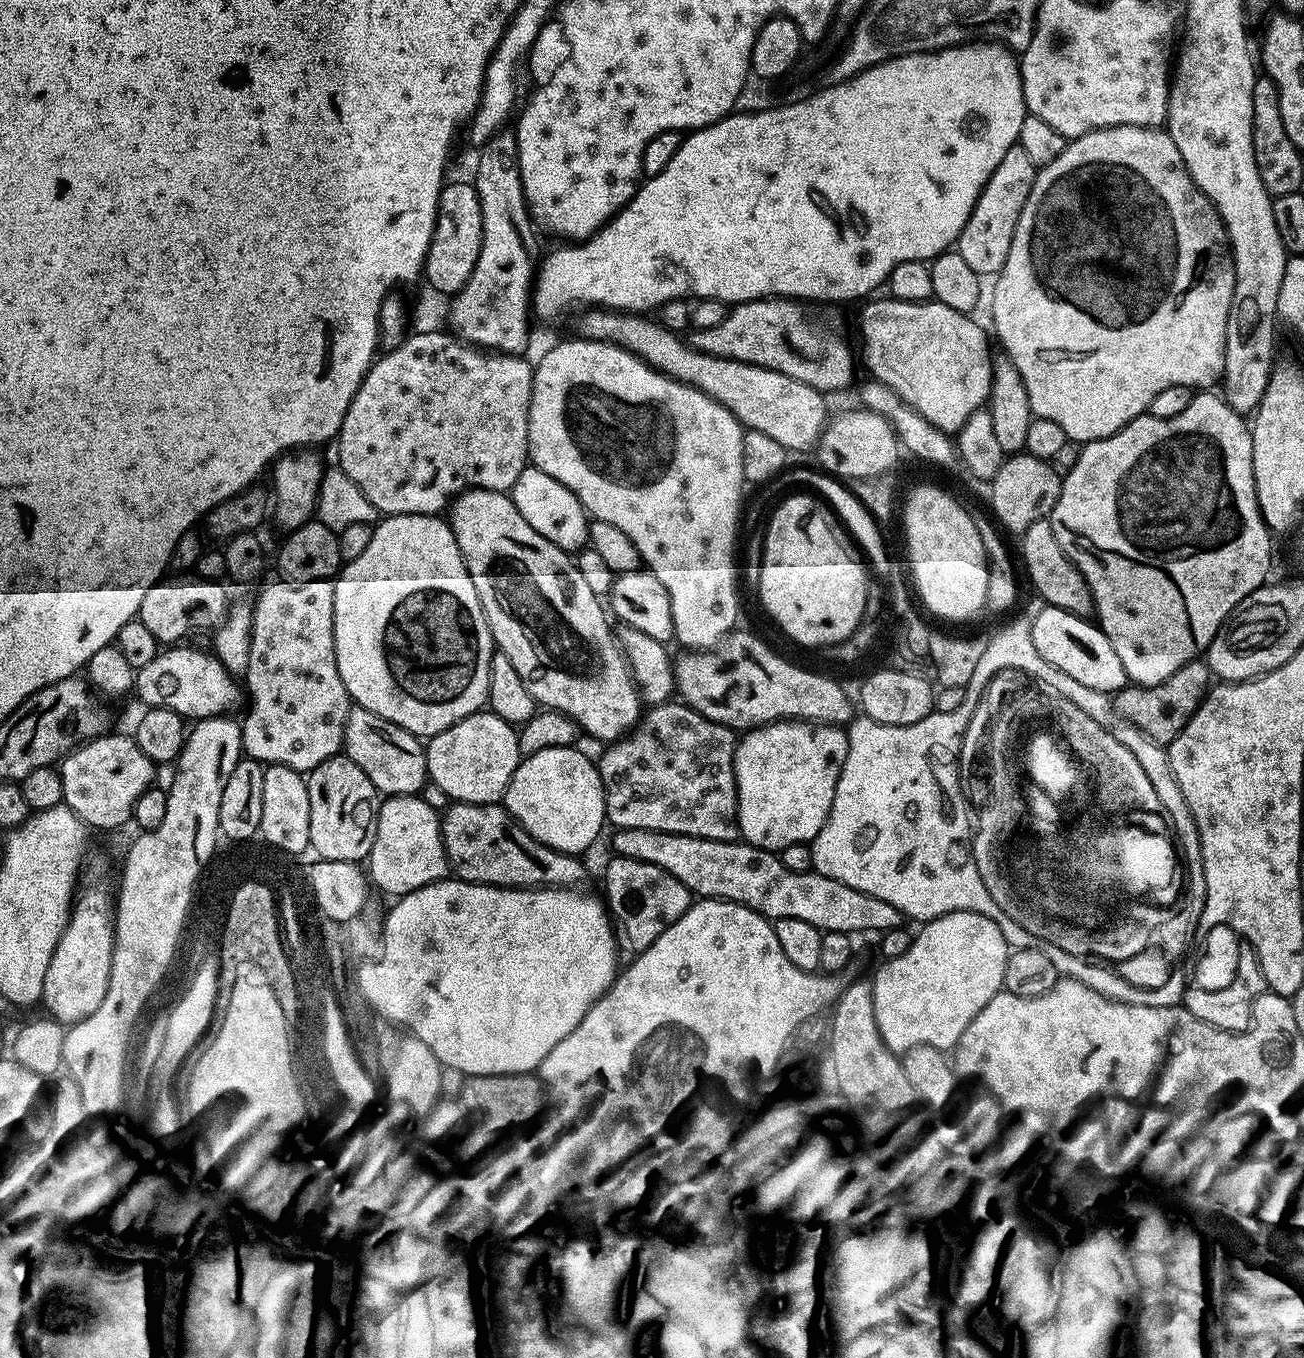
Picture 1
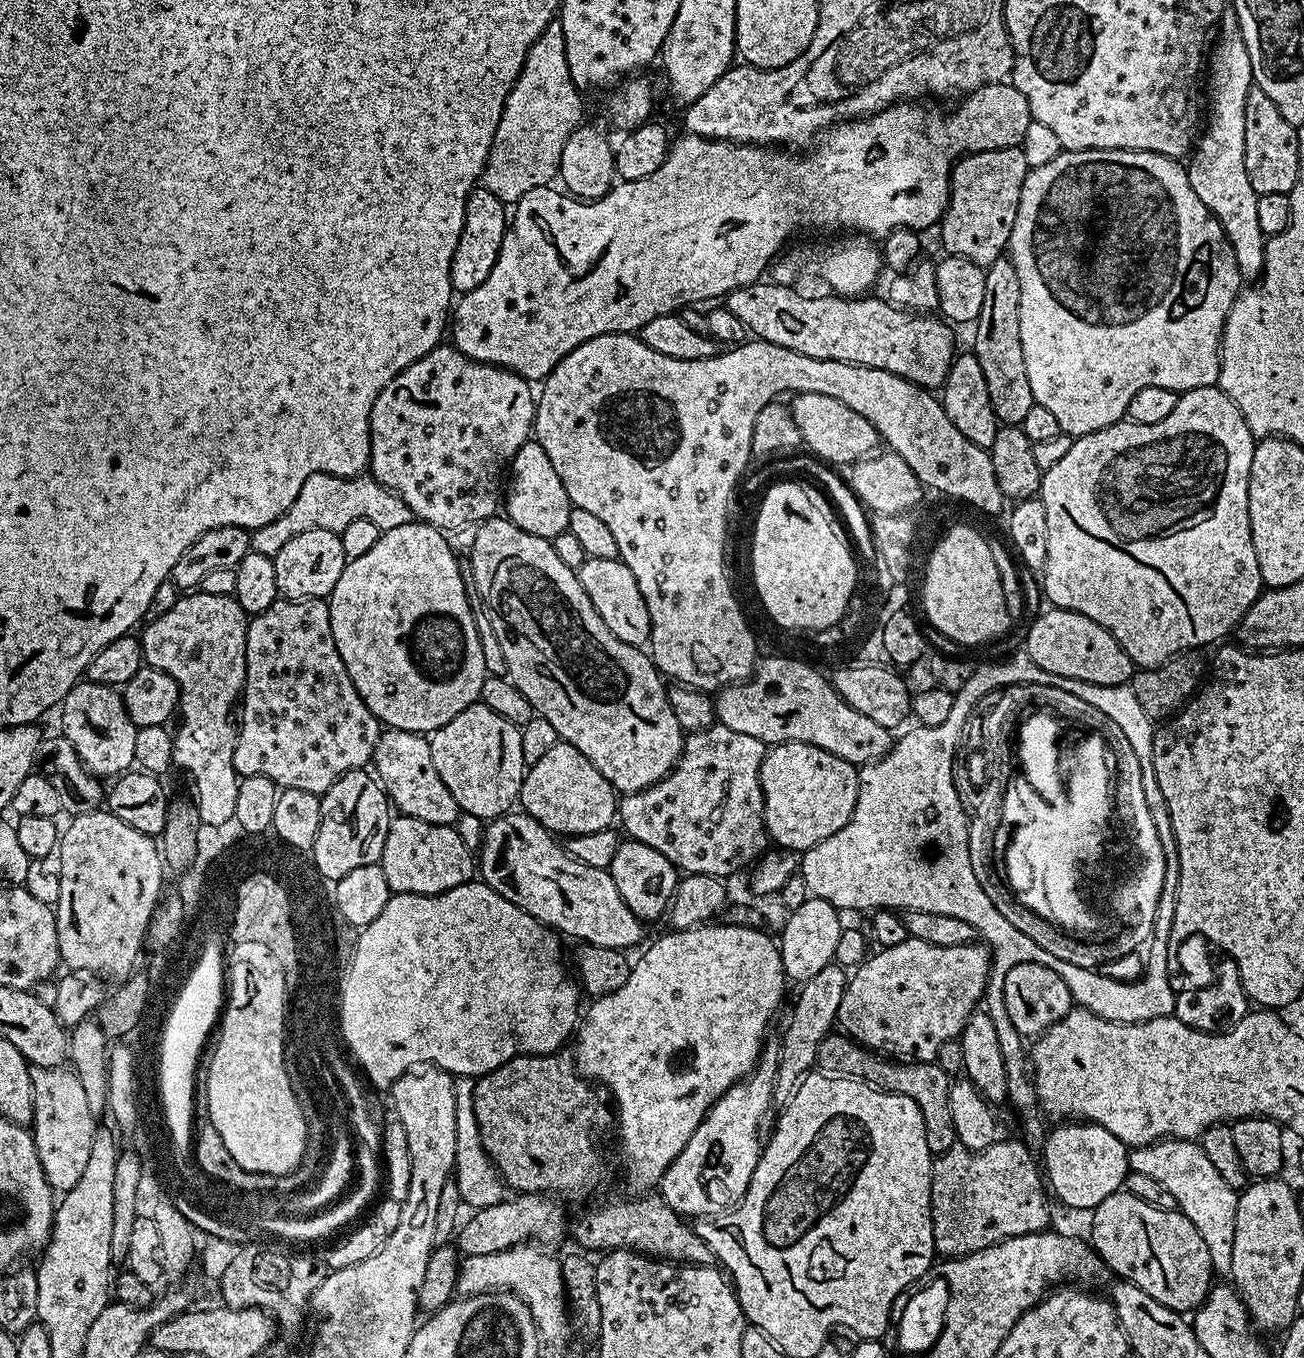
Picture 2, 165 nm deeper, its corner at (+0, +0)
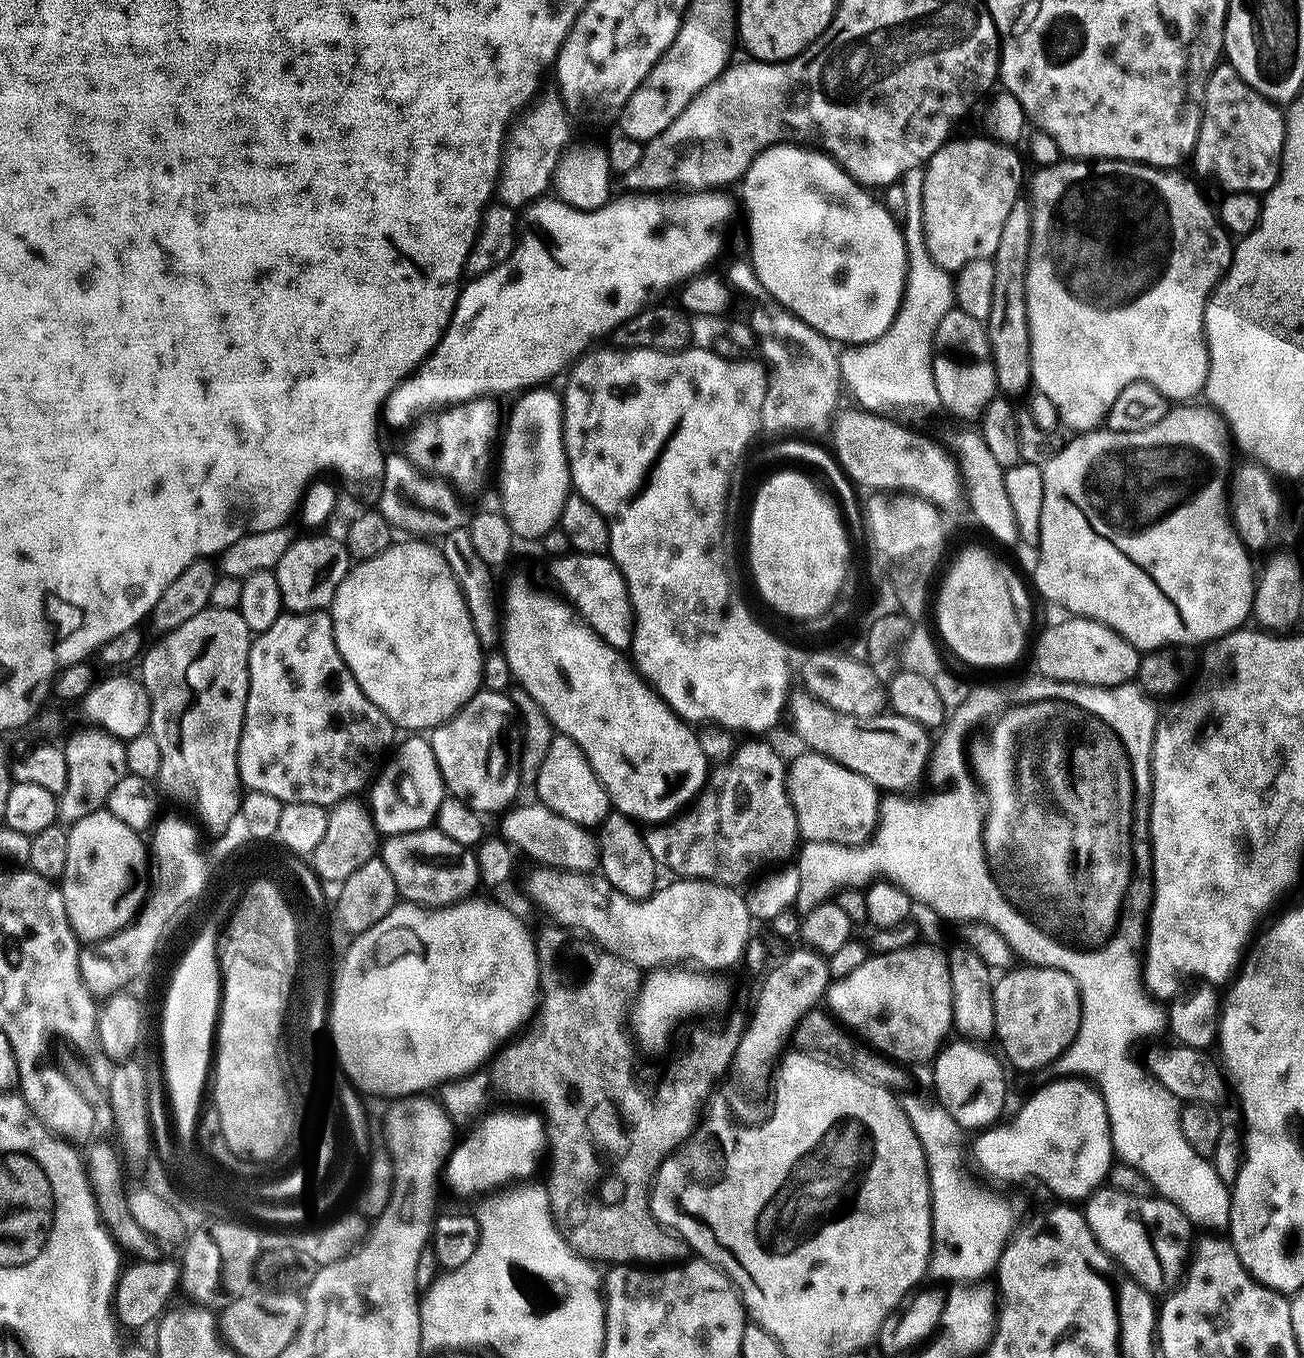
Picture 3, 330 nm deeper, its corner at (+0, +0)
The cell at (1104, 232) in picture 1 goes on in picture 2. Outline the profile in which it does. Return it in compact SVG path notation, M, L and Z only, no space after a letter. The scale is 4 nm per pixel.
M1078 150L1061 151L1054 162L1031 169L1022 186L1022 198L1018 202L1018 214L1014 218L1014 230L1008 239L1007 251L1021 283L1020 330L1022 356L1030 390L1035 403L1046 406L1054 418L1058 418L1061 433L1075 438L1085 436L1121 423L1125 419L1128 403L1138 390L1146 386L1162 386L1183 394L1195 388L1210 388L1220 378L1220 342L1230 306L1242 287L1242 277L1234 250L1224 228L1211 210L1194 194L1190 186L1188 169L1179 159L1153 152L1134 150Z

